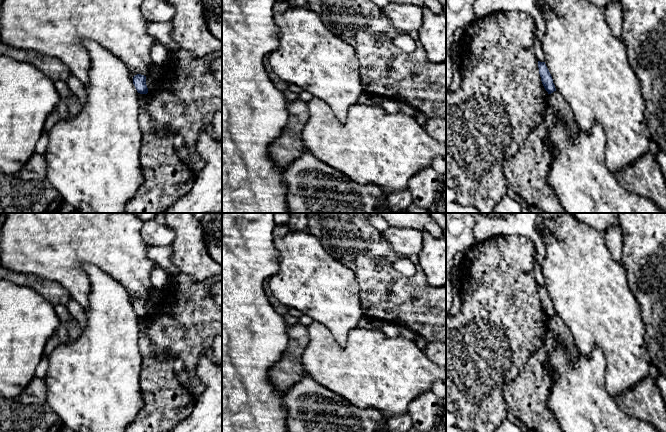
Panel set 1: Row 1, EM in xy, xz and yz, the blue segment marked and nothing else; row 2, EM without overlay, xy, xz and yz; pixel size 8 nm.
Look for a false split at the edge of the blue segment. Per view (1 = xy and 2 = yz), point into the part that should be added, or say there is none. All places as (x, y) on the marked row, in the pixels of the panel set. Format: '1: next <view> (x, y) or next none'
1: next none
2: next none

